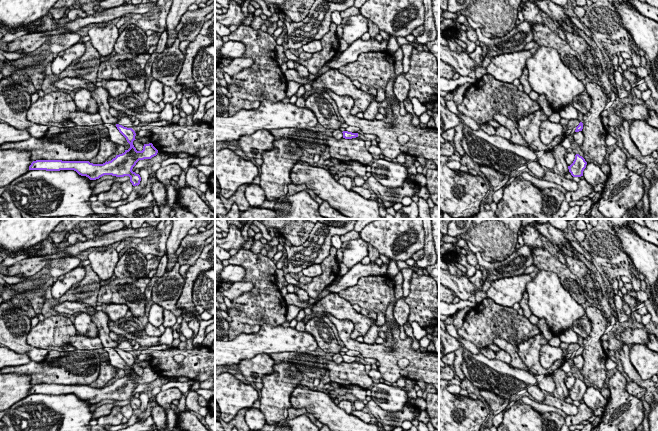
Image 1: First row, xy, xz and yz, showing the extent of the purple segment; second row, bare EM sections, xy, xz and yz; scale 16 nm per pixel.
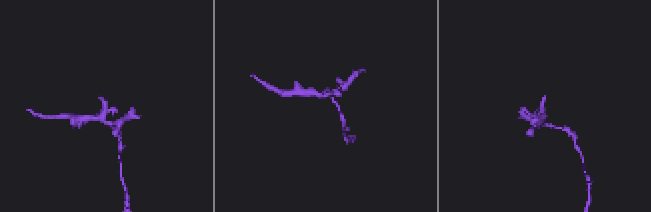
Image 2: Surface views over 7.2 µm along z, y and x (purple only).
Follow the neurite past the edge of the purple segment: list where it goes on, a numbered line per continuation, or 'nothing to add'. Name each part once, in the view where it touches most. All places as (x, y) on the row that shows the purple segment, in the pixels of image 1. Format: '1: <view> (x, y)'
nothing to add

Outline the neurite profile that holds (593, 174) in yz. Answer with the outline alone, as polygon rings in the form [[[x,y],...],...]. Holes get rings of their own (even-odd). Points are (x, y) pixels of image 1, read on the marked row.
[[[593,161],[587,163],[586,168],[583,171],[583,177],[593,187],[593,189],[598,184],[604,183],[607,180],[607,175],[605,175],[601,170],[601,167]]]

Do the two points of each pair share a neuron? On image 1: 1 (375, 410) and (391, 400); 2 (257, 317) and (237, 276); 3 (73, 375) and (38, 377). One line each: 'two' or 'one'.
1: two
2: two
3: one

